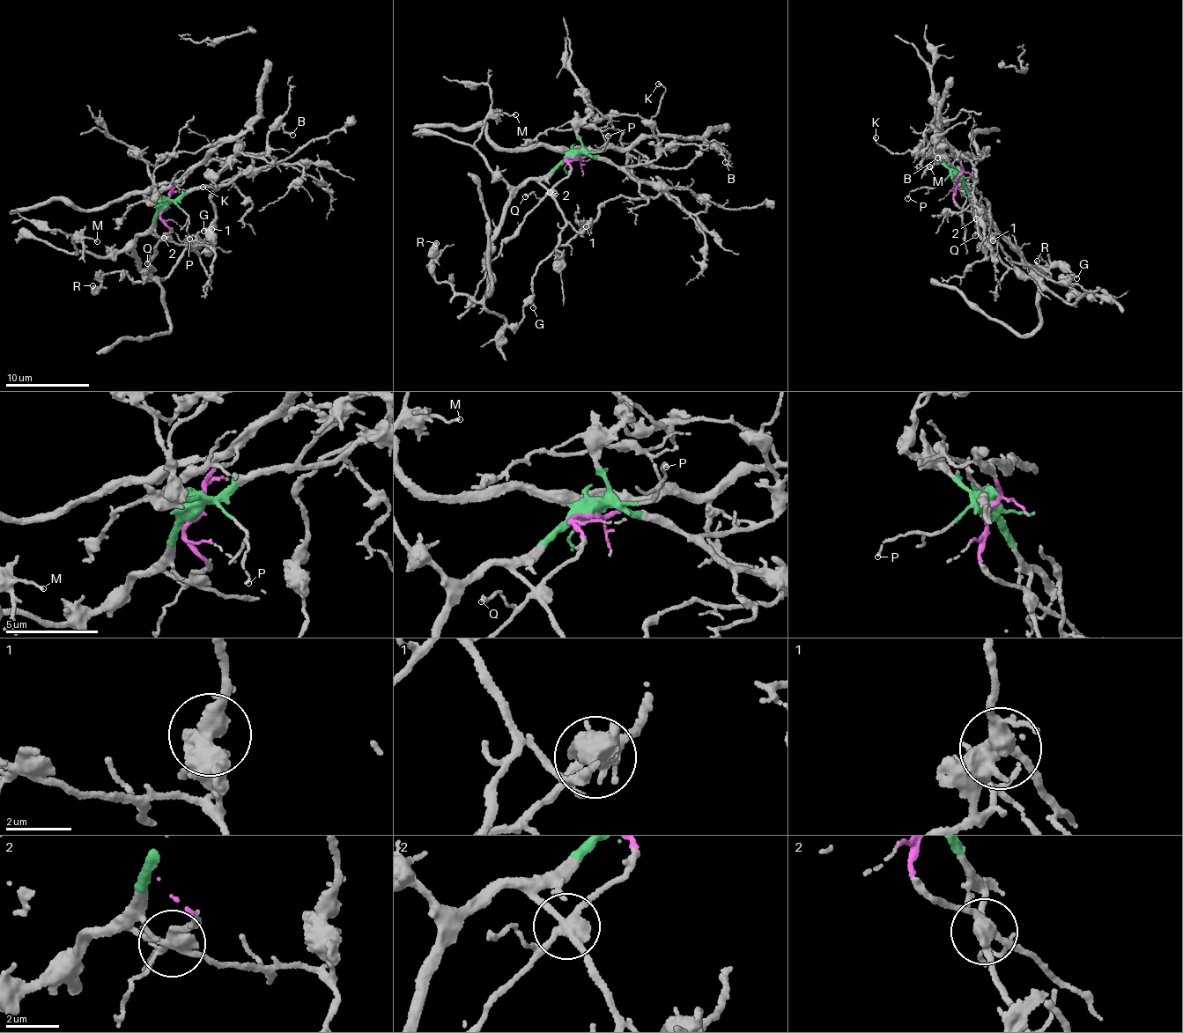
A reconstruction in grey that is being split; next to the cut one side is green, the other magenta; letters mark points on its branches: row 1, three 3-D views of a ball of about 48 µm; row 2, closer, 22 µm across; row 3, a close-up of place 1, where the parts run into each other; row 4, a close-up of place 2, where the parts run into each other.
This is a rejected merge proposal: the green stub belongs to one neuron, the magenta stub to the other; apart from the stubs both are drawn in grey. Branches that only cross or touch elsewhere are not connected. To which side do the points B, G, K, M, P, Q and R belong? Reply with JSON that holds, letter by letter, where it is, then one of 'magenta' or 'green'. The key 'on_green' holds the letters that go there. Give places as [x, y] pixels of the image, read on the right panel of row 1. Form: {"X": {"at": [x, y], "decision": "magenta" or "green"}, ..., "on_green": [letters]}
{"B": {"at": [937, 158], "decision": "green"}, "G": {"at": [1076, 278], "decision": "magenta"}, "K": {"at": [876, 137], "decision": "green"}, "M": {"at": [929, 166], "decision": "green"}, "P": {"at": [907, 198], "decision": "green"}, "Q": {"at": [975, 235], "decision": "magenta"}, "R": {"at": [1037, 261], "decision": "green"}, "on_green": ["B", "K", "M", "P", "R"]}

